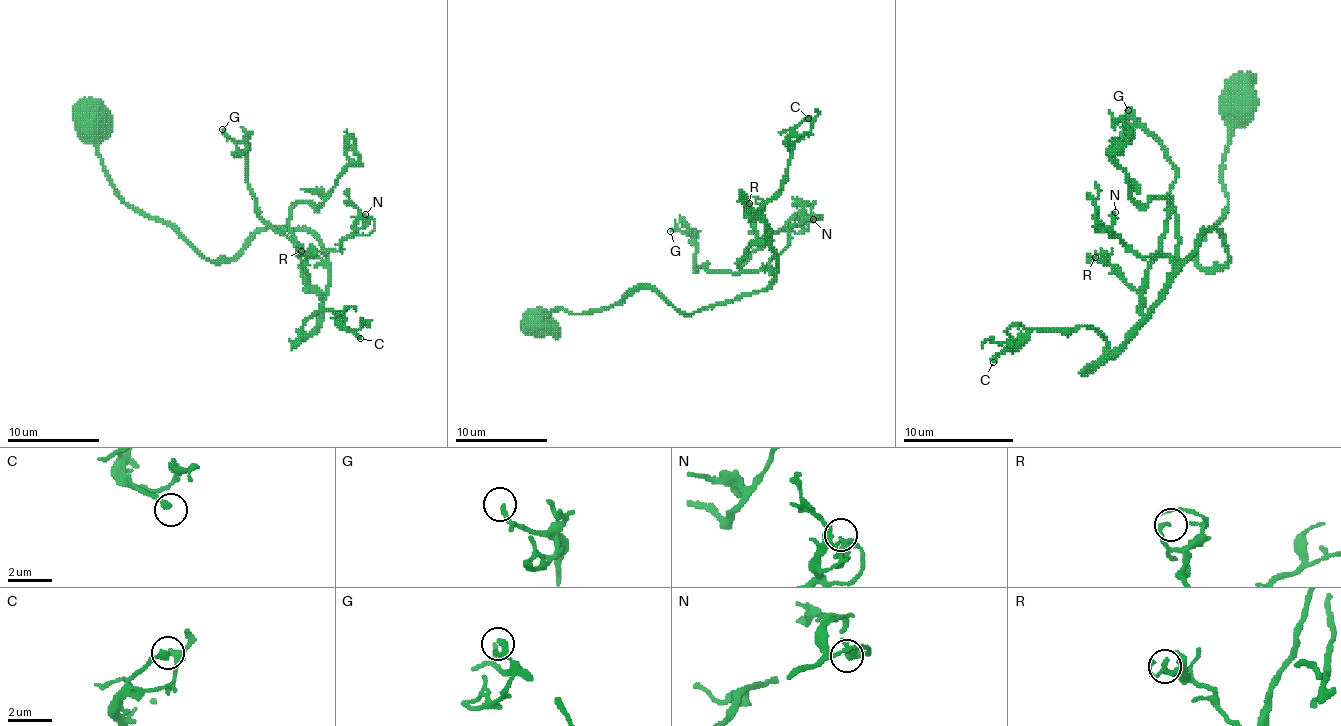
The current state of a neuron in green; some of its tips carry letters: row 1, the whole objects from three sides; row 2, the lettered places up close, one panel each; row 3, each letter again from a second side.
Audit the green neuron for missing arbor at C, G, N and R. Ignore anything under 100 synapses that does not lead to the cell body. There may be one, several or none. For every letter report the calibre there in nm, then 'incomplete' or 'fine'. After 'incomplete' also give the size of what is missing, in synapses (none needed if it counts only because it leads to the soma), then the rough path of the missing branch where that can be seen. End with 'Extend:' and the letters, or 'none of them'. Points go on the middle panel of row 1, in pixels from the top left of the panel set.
C: calibre 280 nm; fine
G: calibre 130 nm; fine
N: calibre 240 nm; fine
R: calibre 180 nm; fine
Extend: none of them

